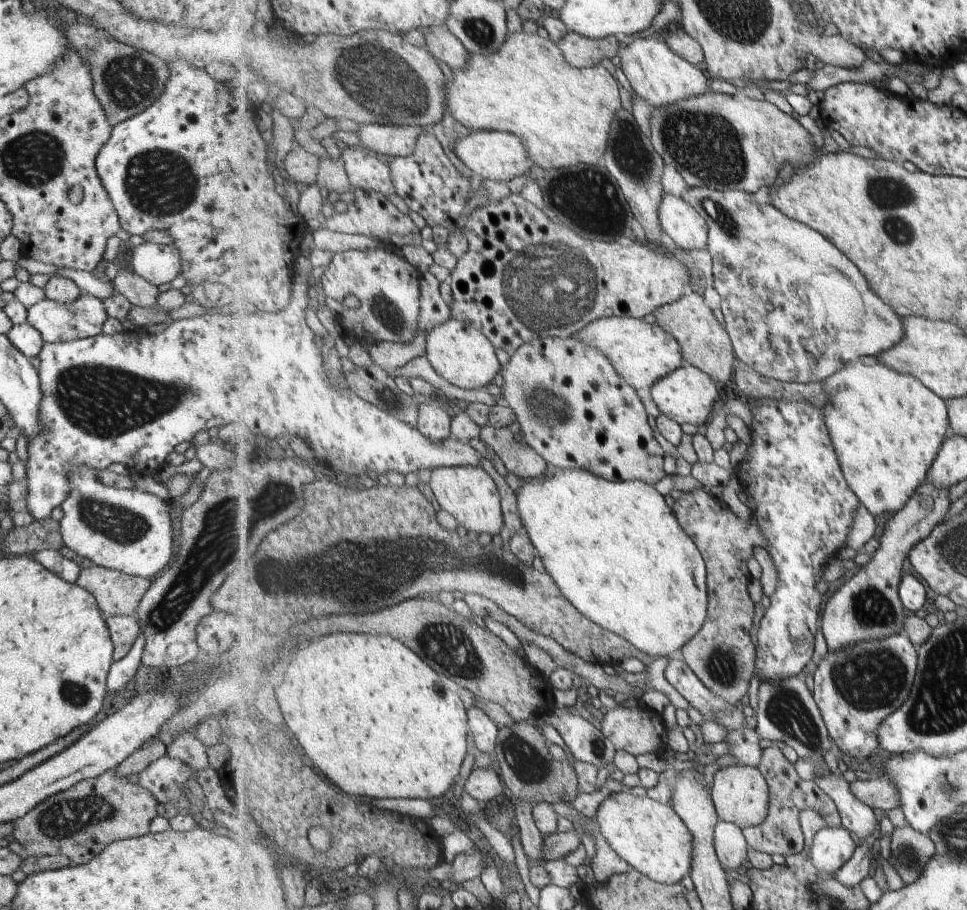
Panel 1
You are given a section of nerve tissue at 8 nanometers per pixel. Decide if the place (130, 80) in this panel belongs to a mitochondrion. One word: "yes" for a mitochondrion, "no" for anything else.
yes

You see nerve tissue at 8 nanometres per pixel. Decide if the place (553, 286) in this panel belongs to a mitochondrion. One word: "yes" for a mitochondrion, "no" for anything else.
yes

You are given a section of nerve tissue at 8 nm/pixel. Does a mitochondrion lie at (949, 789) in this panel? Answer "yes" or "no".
yes

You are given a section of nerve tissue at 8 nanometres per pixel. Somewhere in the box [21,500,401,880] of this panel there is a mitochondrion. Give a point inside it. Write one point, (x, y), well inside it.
(74, 815)

